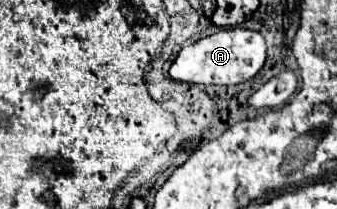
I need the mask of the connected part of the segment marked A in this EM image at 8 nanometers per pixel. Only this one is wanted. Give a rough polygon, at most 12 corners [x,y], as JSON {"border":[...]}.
{"border":[[230,27],[192,43],[168,73],[238,85],[262,69],[260,33]]}

